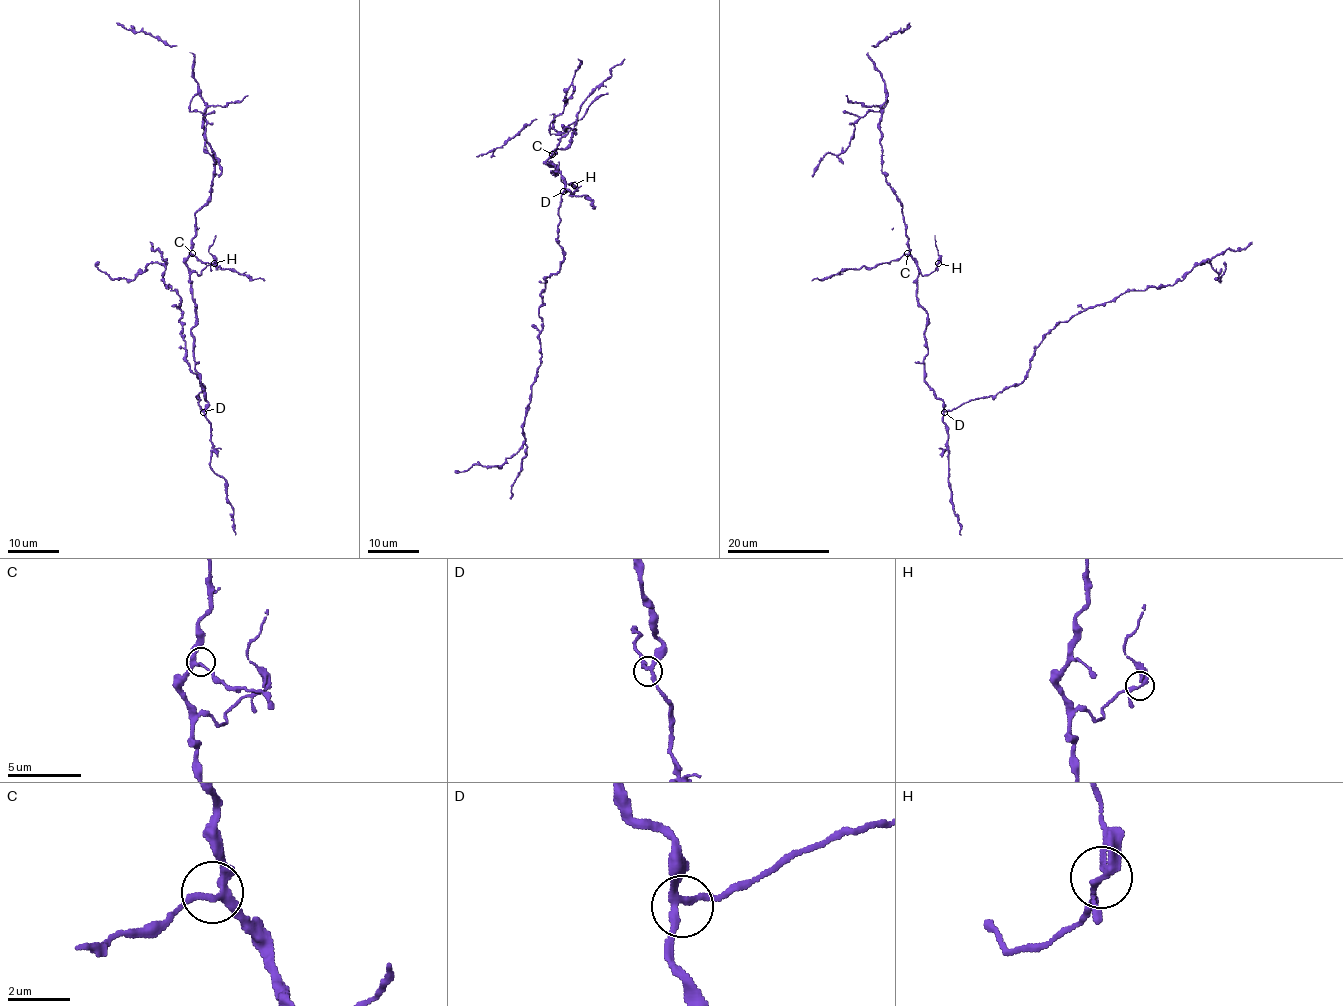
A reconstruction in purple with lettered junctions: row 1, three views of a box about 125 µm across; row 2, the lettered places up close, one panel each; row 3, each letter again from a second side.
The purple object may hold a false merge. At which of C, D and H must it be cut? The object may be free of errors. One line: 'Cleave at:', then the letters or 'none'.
Cleave at: none

